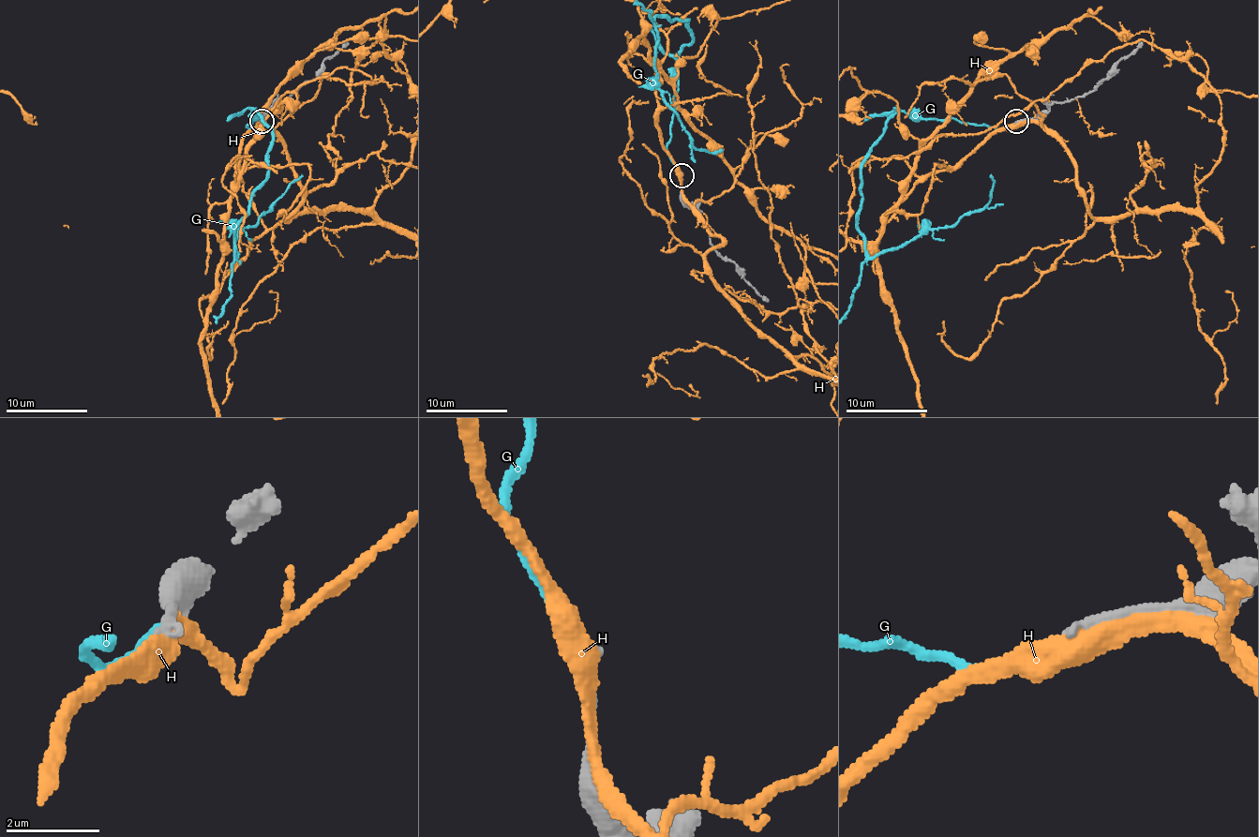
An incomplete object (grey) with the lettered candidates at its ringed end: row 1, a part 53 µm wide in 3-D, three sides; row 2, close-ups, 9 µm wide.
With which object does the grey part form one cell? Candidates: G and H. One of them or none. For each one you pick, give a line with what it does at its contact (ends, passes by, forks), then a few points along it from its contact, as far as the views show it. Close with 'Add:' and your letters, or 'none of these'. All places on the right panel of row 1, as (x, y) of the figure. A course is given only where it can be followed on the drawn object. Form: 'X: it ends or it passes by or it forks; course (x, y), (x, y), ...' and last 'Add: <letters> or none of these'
Add: none of these

